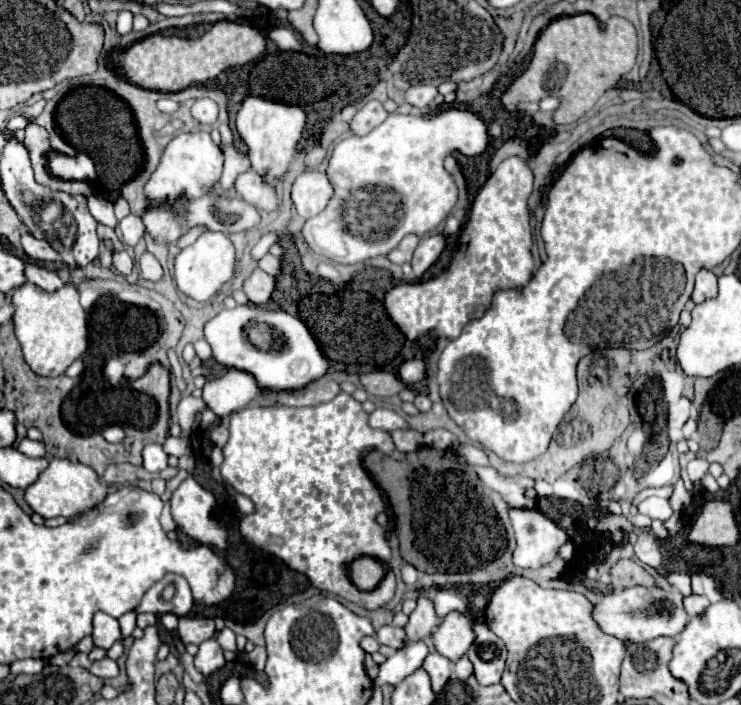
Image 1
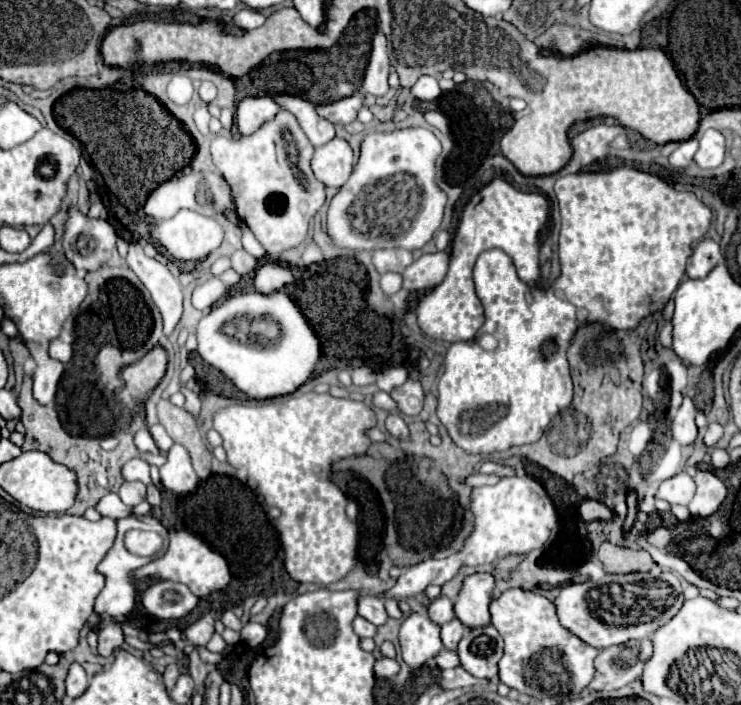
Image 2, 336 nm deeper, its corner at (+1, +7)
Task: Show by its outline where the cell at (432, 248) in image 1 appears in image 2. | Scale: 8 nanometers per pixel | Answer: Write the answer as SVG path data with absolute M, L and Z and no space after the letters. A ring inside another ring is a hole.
M445 252L437 254L423 254L403 272L403 288L409 292L417 290L431 290L435 288L443 276L447 274L449 256Z

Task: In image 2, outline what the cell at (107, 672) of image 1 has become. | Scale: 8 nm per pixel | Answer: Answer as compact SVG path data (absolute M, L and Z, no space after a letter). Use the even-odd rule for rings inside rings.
M109 622L99 630L99 656L111 656L123 644L123 630L119 622Z

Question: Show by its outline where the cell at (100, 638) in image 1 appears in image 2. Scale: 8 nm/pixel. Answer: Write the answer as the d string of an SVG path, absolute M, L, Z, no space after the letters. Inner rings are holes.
M127 516L127 518L117 520L117 538L115 538L113 546L109 548L109 552L105 554L105 558L97 566L97 572L103 574L103 578L105 578L105 588L97 596L95 612L99 616L103 616L103 618L121 620L121 618L125 618L135 608L137 588L135 588L135 576L133 574L139 568L143 568L143 564L131 564L131 552L127 552L127 548L123 548L123 532L127 532L127 528L135 528L135 524L139 524L139 520L135 516Z

